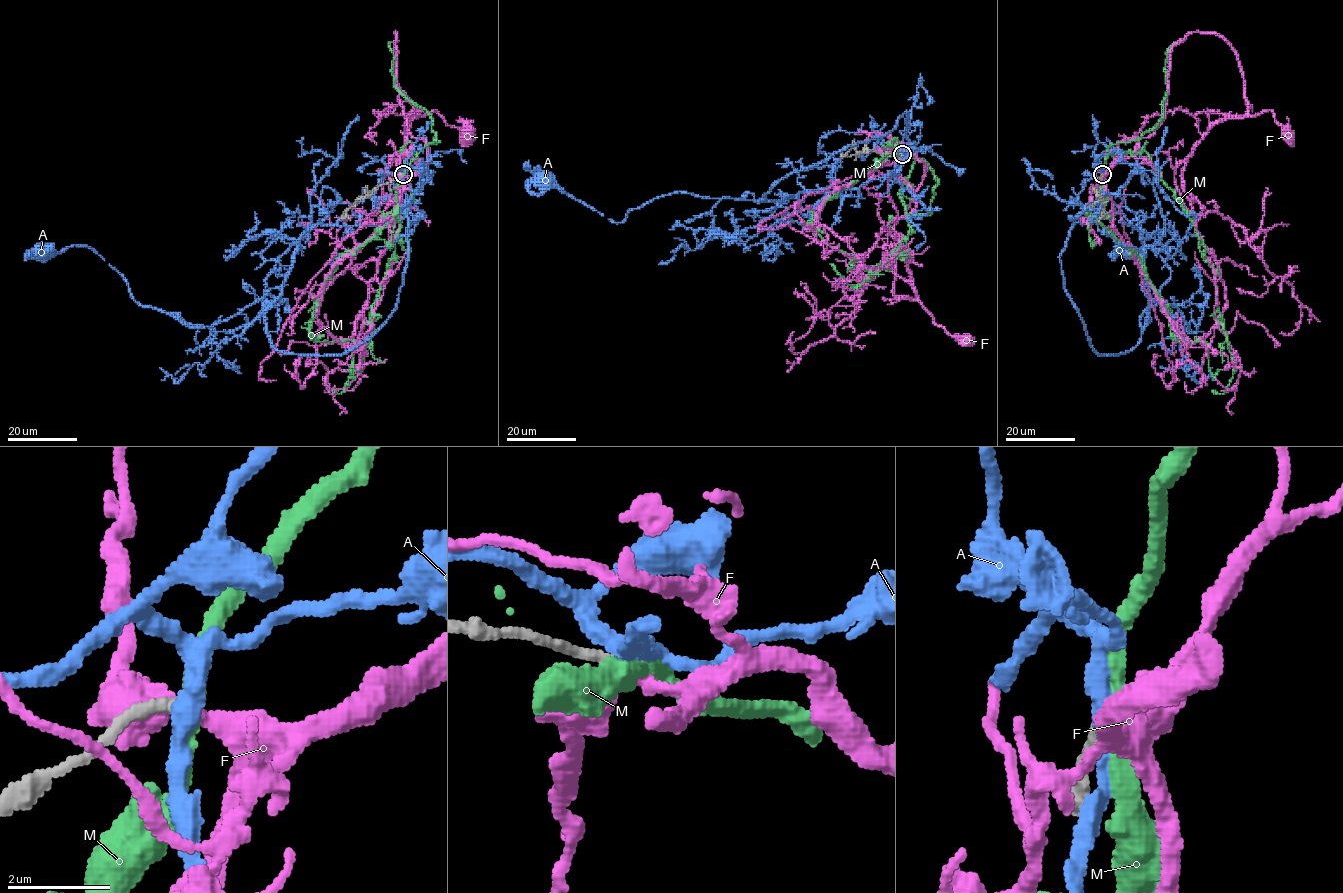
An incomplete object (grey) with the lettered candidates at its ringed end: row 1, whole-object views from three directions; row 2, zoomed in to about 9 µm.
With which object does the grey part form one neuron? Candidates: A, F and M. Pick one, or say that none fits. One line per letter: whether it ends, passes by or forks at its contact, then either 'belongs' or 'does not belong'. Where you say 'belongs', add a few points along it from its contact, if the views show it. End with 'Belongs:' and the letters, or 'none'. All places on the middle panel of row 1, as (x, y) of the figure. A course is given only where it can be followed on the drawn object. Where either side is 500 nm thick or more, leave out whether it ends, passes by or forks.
A: it passes by | does not belong
F: it passes by | belongs | via (902, 154), (913, 154), (926, 170), (906, 212), (894, 219), (894, 293), (916, 299), (933, 322), (967, 339)
M: it passes by | does not belong
Belongs: F

